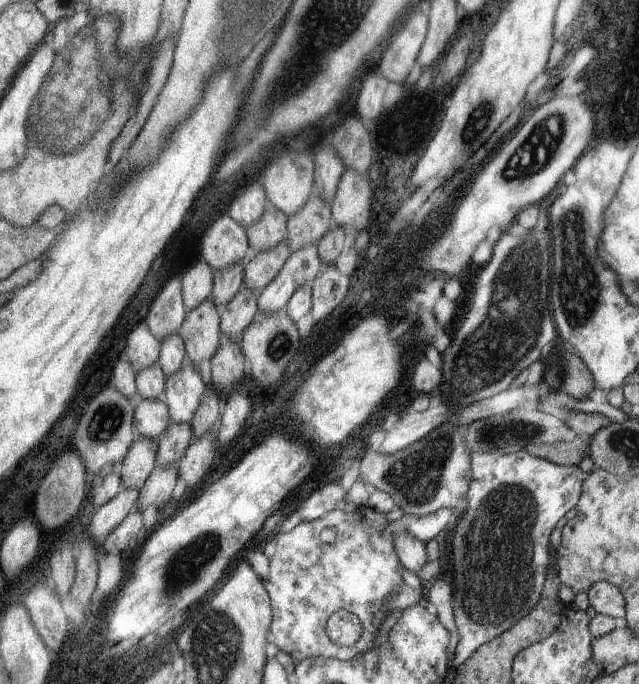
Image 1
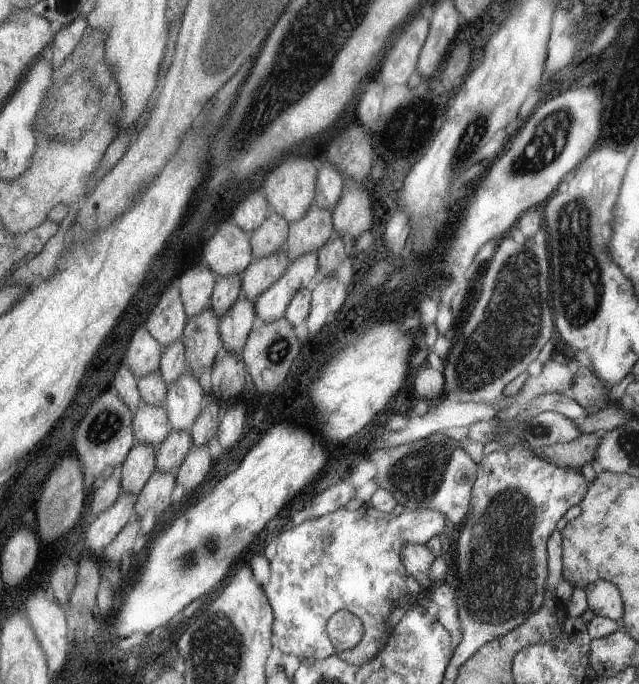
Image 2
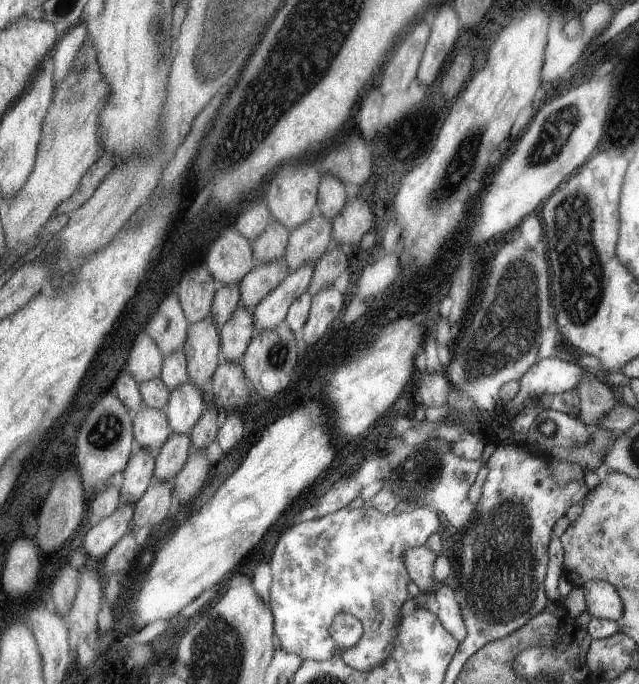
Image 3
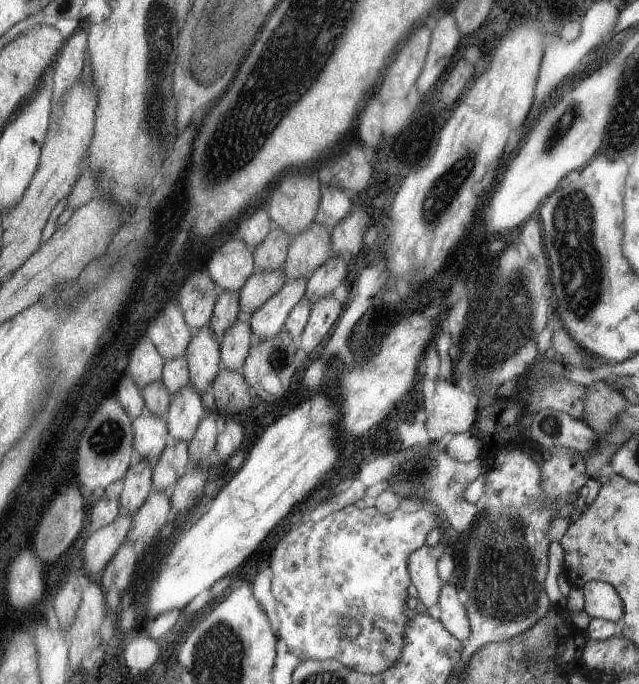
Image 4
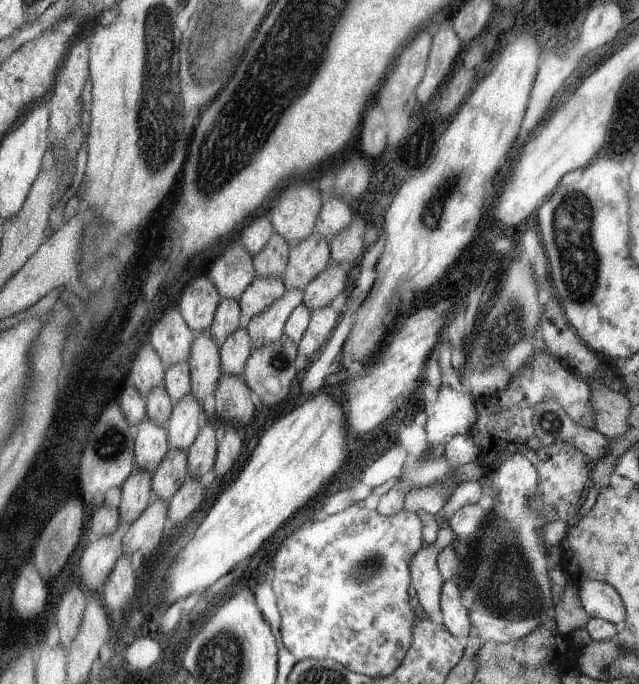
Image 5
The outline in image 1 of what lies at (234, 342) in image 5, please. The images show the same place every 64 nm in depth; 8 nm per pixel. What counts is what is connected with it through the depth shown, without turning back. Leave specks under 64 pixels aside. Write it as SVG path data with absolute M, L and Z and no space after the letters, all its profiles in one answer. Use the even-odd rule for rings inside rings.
M242 287L228 304L218 306L222 336L240 345L244 330L259 315L257 297L252 290Z

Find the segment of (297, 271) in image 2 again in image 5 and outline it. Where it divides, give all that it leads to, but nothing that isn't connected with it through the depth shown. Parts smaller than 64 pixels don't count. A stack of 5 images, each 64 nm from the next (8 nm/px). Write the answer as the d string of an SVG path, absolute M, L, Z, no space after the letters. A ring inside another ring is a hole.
M286 289L285 295L262 314L255 316L246 326L254 348L276 342L283 334L292 311L303 302L303 291Z

